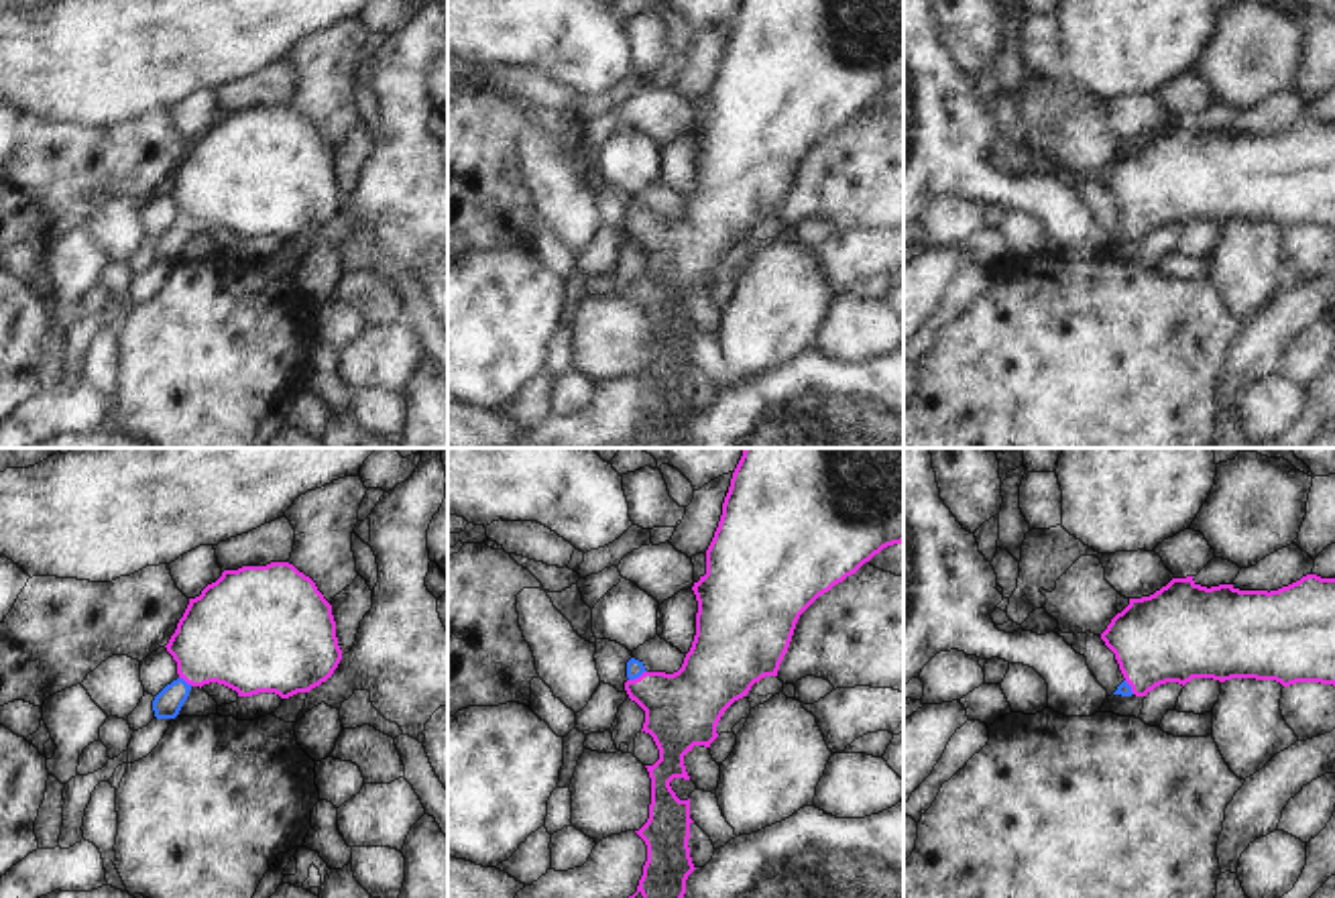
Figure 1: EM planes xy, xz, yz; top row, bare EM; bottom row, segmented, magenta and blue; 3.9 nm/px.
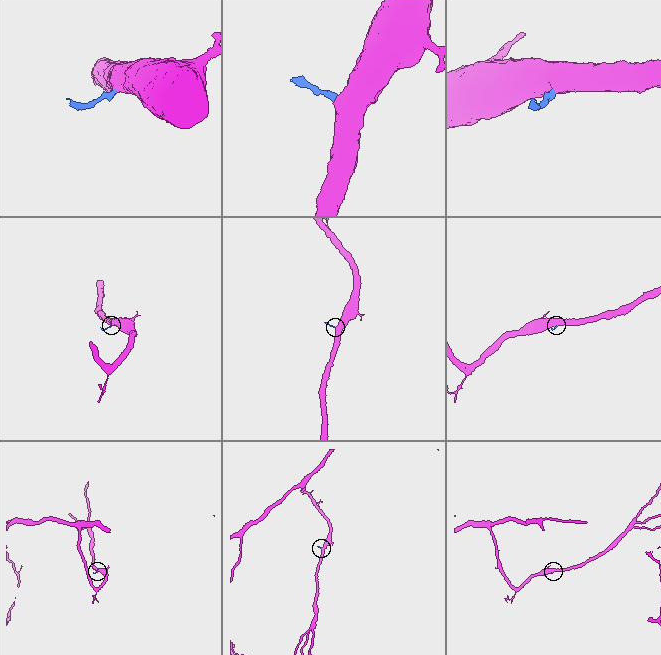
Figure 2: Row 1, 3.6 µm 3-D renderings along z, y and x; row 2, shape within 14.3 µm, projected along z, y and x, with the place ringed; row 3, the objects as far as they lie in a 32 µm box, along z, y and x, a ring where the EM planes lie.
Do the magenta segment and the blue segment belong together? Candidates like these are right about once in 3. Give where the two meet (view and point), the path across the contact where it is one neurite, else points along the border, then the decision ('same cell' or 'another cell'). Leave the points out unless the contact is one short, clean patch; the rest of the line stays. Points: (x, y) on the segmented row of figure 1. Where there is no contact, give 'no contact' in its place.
xz (640, 677) | across xz (682, 709), (656, 693), (640, 677), (635, 668) | same cell

